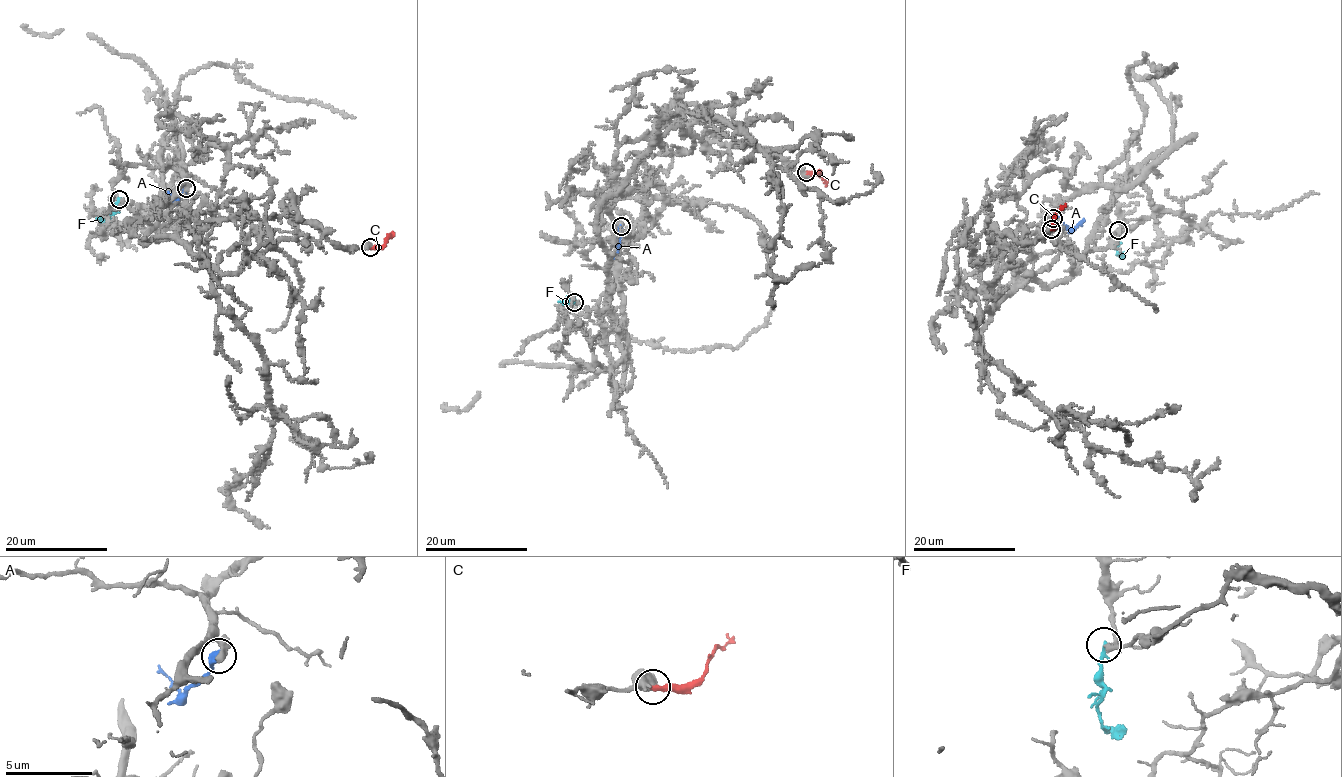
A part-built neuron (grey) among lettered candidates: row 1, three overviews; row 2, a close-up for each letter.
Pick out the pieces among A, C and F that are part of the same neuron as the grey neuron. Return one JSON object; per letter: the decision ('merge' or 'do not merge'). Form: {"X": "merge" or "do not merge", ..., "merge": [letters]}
{"A": "do not merge", "C": "do not merge", "F": "do not merge", "merge": []}

